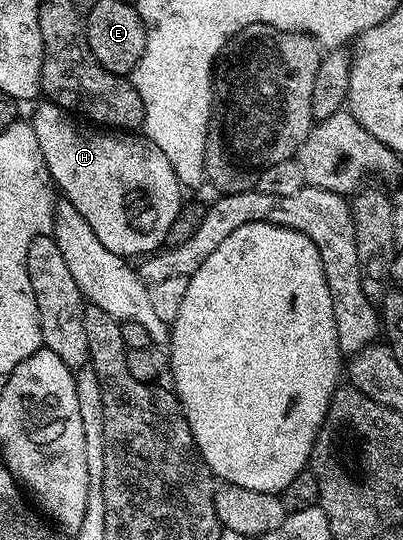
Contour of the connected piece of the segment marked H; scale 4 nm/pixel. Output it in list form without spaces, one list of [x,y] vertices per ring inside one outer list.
[[[41,99],[33,107],[31,124],[41,157],[45,160],[45,172],[60,196],[70,201],[75,211],[79,211],[79,215],[91,223],[91,231],[95,231],[99,243],[103,243],[107,251],[115,251],[126,259],[158,252],[165,245],[165,236],[171,231],[171,223],[175,223],[175,215],[179,215],[183,204],[183,186],[167,155],[163,155],[163,151],[159,151],[159,147],[155,147],[155,143],[151,143],[144,135],[133,131],[106,131],[101,127],[90,127],[53,101]]]

